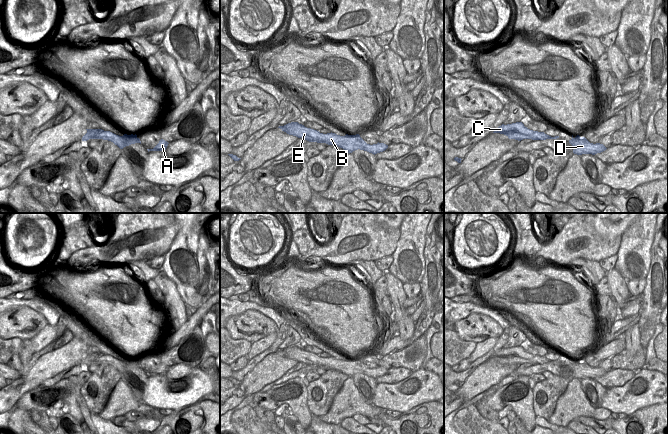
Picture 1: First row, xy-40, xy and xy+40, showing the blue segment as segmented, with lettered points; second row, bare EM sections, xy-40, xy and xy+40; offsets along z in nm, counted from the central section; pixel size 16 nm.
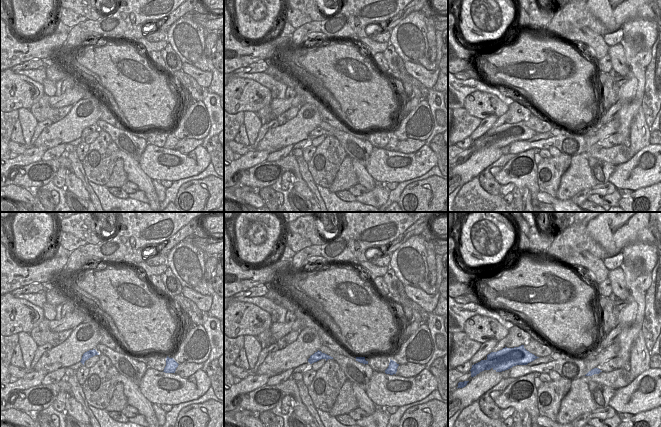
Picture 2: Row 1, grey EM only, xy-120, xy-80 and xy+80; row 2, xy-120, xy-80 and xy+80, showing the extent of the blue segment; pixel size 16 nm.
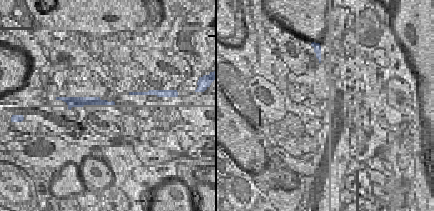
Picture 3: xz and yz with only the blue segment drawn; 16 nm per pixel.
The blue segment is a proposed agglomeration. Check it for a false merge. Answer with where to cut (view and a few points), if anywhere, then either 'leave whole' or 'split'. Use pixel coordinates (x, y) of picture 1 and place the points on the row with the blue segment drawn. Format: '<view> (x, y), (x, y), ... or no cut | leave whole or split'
no cut | leave whole

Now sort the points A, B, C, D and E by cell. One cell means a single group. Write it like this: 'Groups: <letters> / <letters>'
Groups: A B C D E

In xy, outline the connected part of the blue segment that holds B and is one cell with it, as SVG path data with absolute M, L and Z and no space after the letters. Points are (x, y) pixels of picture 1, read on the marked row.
M291 122L284 126L279 126L278 128L289 135L305 139L309 142L326 143L328 145L338 146L346 150L348 153L360 149L375 155L388 148L388 145L379 142L373 145L367 144L359 134L346 134L345 136L340 136L332 132L323 134L317 130L307 128L298 122Z

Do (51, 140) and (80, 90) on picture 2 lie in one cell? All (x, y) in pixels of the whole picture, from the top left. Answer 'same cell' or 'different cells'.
different cells

